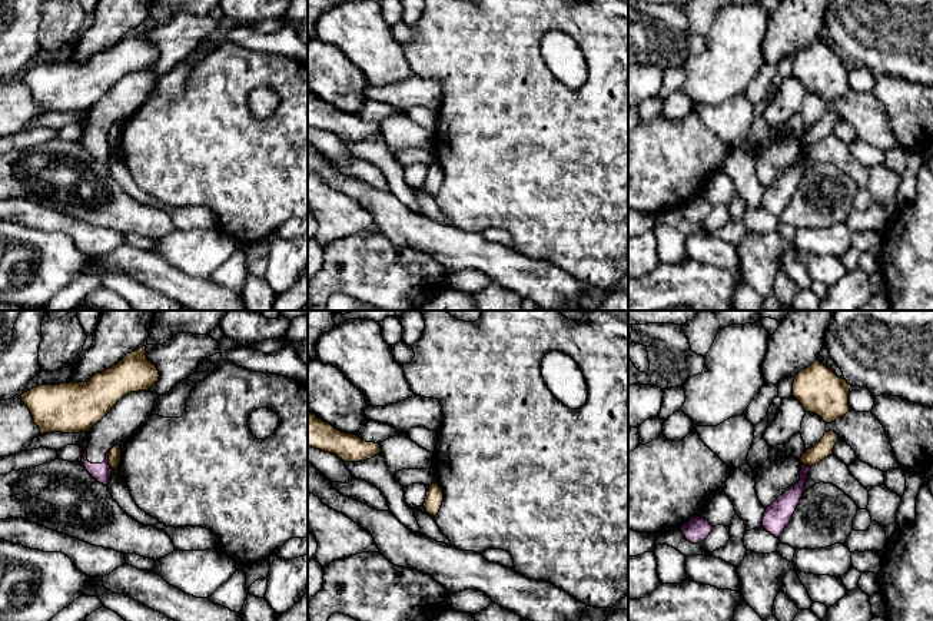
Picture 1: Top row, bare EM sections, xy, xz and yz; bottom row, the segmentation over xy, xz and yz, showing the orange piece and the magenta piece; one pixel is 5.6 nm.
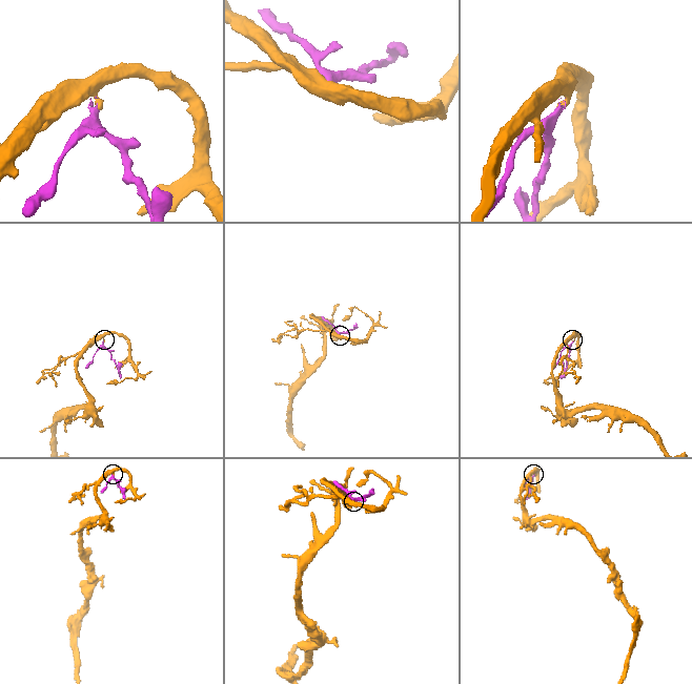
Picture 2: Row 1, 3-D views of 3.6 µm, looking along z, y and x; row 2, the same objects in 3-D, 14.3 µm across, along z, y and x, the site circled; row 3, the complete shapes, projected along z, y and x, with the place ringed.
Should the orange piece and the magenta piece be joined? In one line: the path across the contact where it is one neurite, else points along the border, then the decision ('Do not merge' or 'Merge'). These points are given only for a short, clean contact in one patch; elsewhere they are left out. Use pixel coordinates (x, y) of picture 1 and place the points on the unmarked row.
Boundary: xy (109, 129), (109, 146), (112, 149). Do not merge

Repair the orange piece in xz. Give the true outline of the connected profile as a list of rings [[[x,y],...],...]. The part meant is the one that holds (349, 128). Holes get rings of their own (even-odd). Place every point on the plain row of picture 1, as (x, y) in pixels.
[[[308,92],[308,126],[333,133],[343,142],[363,142],[382,132],[379,123],[342,112],[312,92]]]

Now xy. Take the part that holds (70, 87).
[[[177,13],[166,23],[146,24],[127,33],[119,43],[93,54],[87,62],[39,64],[24,72],[21,82],[29,87],[41,114],[89,112],[123,76],[139,70],[165,74],[179,60],[193,54],[203,39],[216,33],[220,33],[219,23],[210,14]]]

